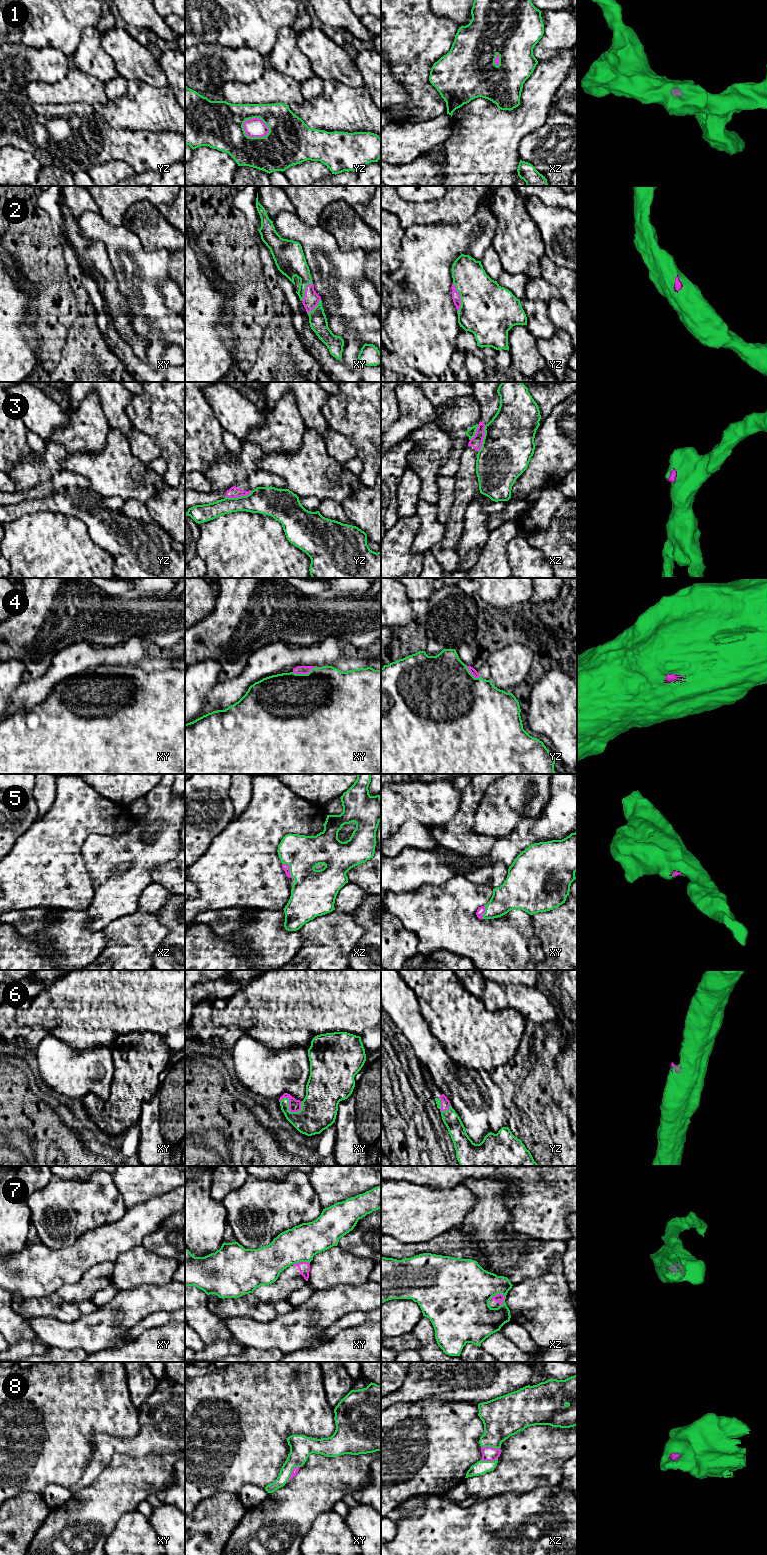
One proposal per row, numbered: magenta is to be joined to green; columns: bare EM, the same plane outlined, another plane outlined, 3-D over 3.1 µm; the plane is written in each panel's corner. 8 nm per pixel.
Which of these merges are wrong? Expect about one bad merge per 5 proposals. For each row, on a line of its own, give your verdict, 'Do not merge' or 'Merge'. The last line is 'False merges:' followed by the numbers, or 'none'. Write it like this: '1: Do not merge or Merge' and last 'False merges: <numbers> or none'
1: Merge
2: Merge
3: Do not merge
4: Merge
5: Merge
6: Merge
7: Do not merge
8: Merge
False merges: 3, 7

